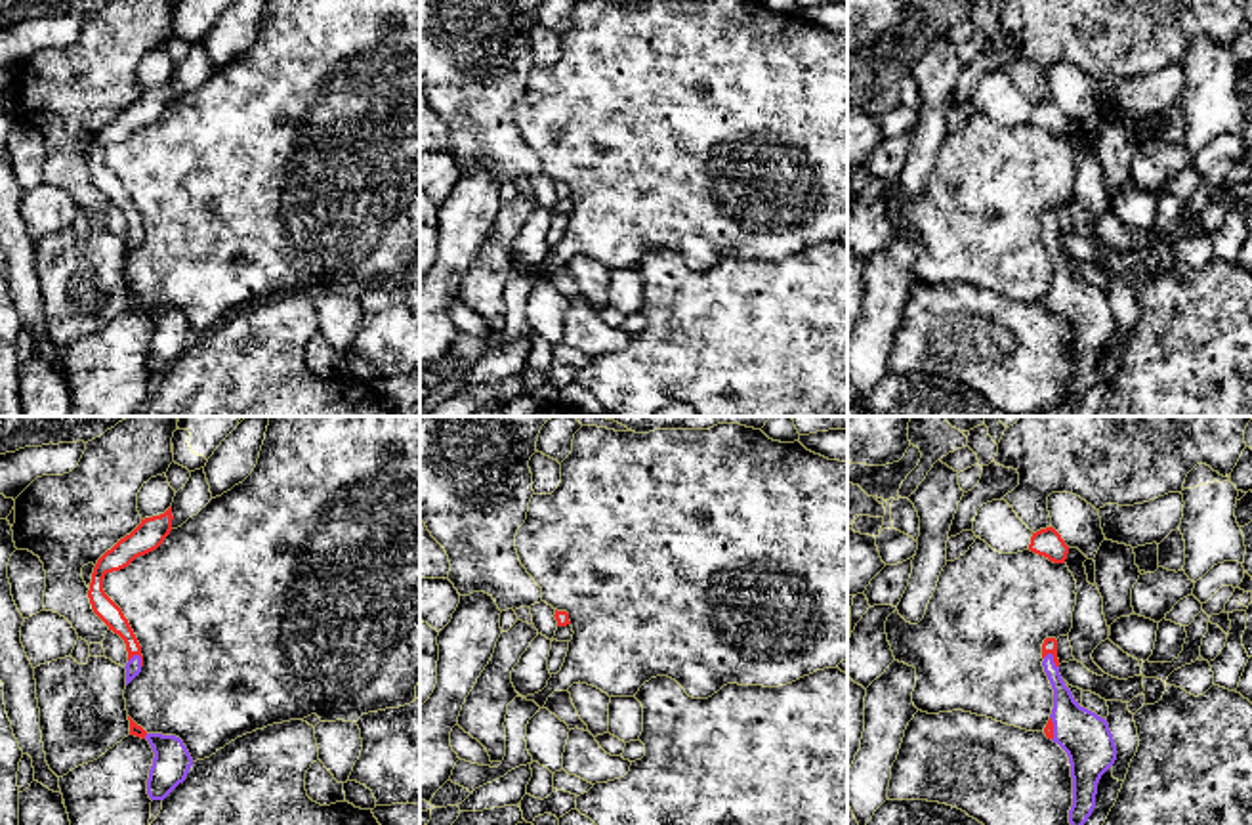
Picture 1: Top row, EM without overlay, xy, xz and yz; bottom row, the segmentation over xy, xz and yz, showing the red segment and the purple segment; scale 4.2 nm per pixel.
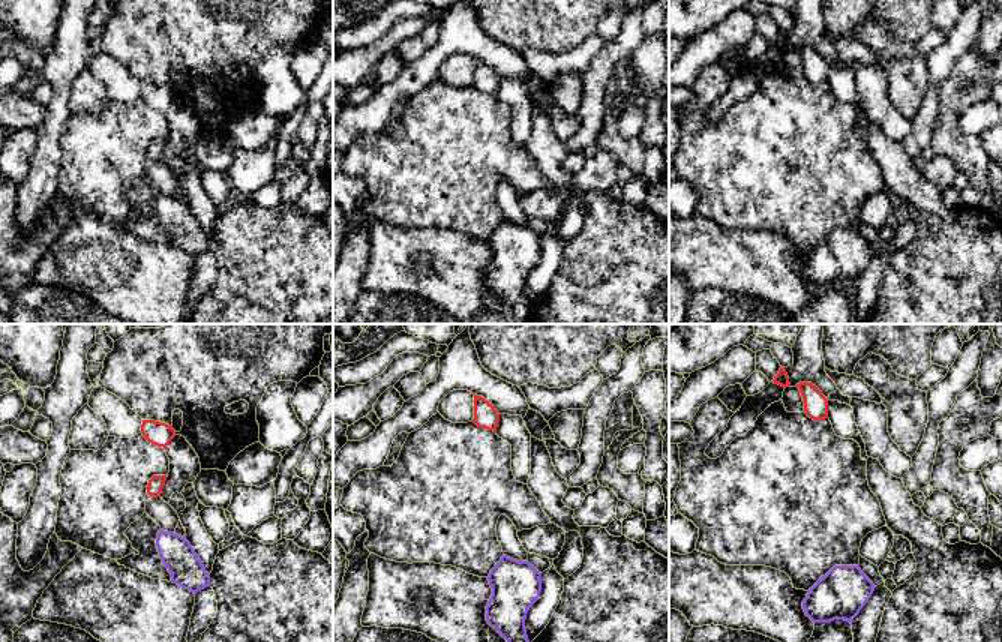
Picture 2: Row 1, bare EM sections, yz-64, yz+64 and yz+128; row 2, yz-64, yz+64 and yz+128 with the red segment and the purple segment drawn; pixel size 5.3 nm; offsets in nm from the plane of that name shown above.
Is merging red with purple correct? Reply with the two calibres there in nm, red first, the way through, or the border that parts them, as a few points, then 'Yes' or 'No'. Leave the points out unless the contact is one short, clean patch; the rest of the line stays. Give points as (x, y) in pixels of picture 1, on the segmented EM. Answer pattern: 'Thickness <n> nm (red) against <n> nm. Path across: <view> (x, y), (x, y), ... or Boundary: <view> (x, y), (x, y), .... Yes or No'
Thickness 60 nm (red) against 140 nm. Path across: yz (1050, 644), (1054, 659), (1054, 678), (1067, 717). Yes

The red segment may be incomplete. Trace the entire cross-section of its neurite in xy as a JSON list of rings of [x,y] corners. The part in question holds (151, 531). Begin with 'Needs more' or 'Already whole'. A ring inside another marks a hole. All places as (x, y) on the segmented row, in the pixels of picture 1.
Needs more. [[[172,506],[160,516],[141,519],[141,523],[130,535],[120,539],[97,560],[92,573],[92,582],[88,590],[92,609],[109,626],[109,630],[118,634],[126,644],[126,686],[141,672],[141,645],[122,609],[105,594],[103,579],[107,573],[120,571],[128,567],[136,558],[156,550],[170,535],[172,519]]]

